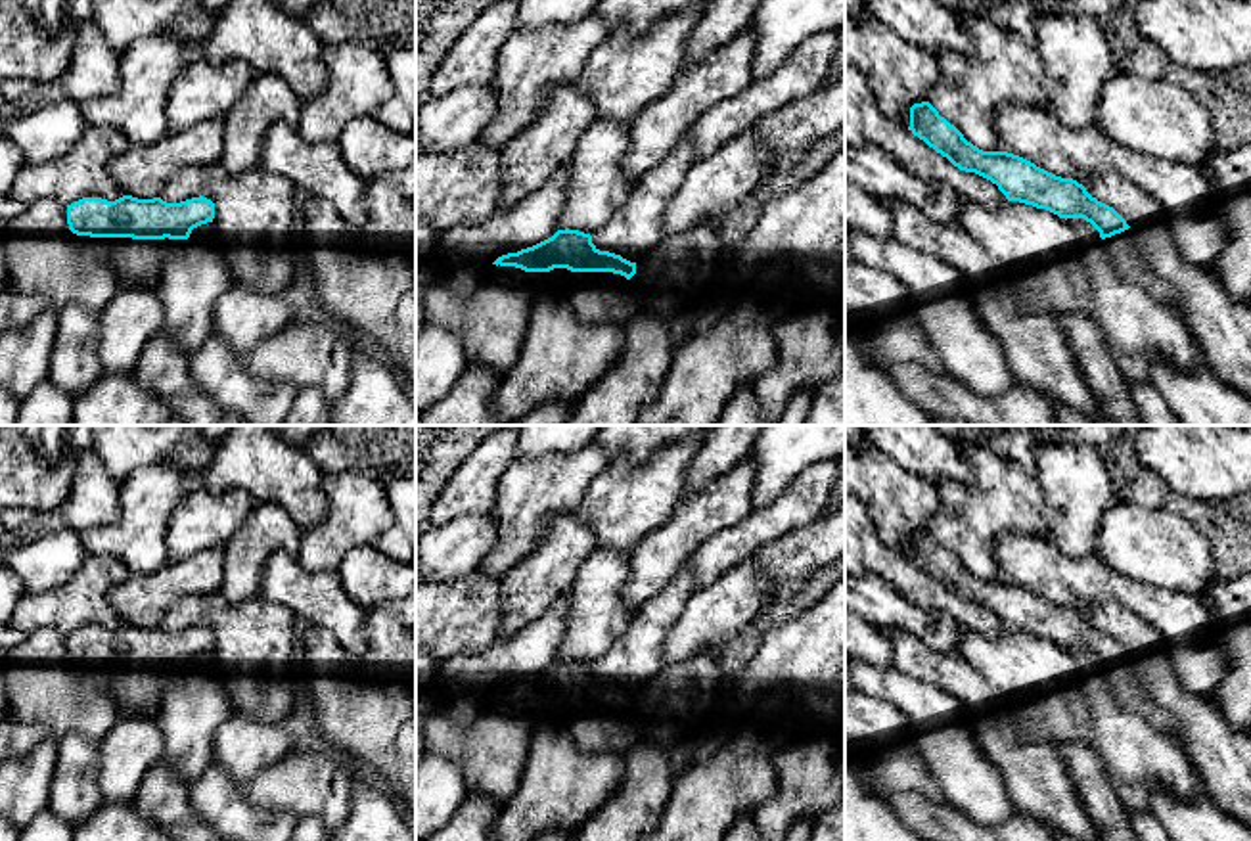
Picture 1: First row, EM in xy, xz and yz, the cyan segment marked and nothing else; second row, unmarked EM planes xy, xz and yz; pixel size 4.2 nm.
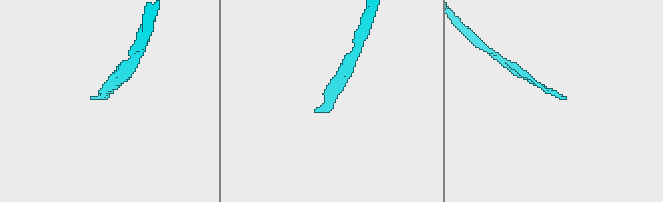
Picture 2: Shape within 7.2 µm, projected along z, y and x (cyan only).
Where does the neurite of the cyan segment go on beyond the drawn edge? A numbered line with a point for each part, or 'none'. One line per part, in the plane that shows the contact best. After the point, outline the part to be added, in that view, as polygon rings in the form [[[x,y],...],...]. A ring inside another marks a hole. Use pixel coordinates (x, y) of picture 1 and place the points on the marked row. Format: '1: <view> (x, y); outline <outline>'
1: xz (502, 276); outline [[[492,264],[485,274],[485,284],[508,289],[579,289],[584,285],[623,285],[628,280],[613,272],[571,272],[567,268],[554,268],[550,272],[525,272],[515,266]]]

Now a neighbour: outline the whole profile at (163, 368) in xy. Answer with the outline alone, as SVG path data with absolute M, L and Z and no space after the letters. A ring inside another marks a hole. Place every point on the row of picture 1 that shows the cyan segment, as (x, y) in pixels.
M161 330L144 347L132 375L171 410L174 425L218 425L222 410L190 375L190 352Z

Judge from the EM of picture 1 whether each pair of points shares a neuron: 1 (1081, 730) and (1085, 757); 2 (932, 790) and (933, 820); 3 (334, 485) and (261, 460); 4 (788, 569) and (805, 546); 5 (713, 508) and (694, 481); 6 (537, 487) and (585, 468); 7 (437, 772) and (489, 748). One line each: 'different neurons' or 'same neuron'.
1: different neurons
2: different neurons
3: different neurons
4: same neuron
5: different neurons
6: same neuron
7: different neurons

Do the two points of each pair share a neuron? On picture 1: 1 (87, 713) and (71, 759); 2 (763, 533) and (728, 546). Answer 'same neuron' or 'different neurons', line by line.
1: different neurons
2: same neuron

